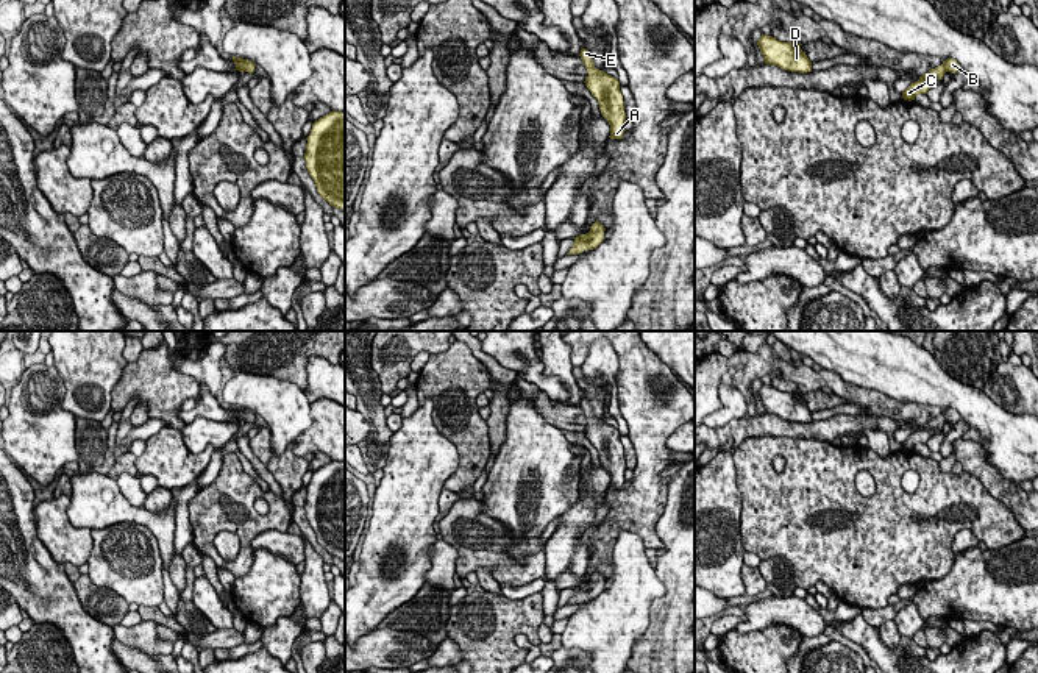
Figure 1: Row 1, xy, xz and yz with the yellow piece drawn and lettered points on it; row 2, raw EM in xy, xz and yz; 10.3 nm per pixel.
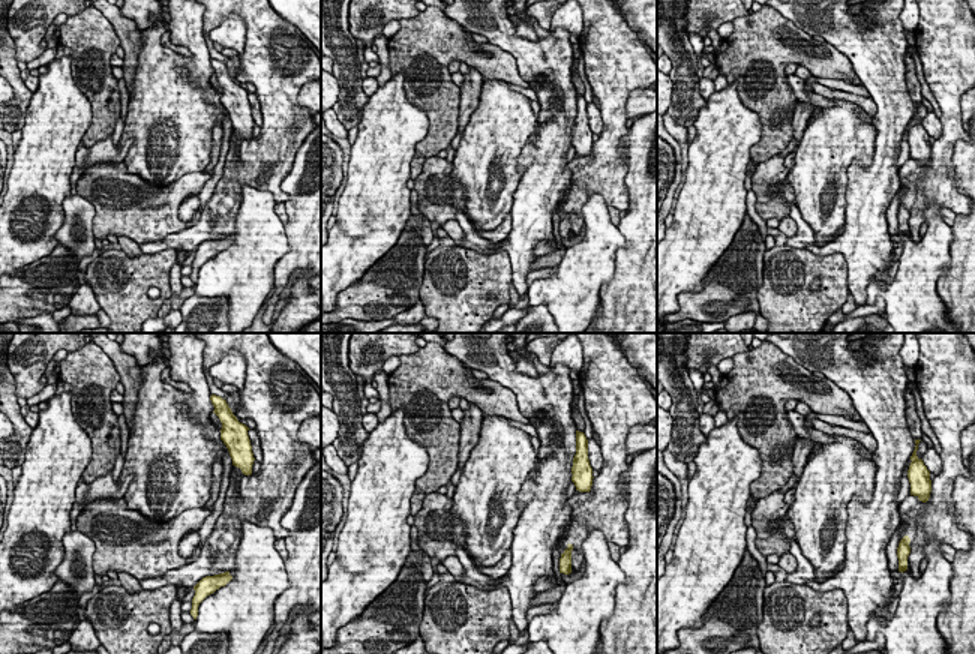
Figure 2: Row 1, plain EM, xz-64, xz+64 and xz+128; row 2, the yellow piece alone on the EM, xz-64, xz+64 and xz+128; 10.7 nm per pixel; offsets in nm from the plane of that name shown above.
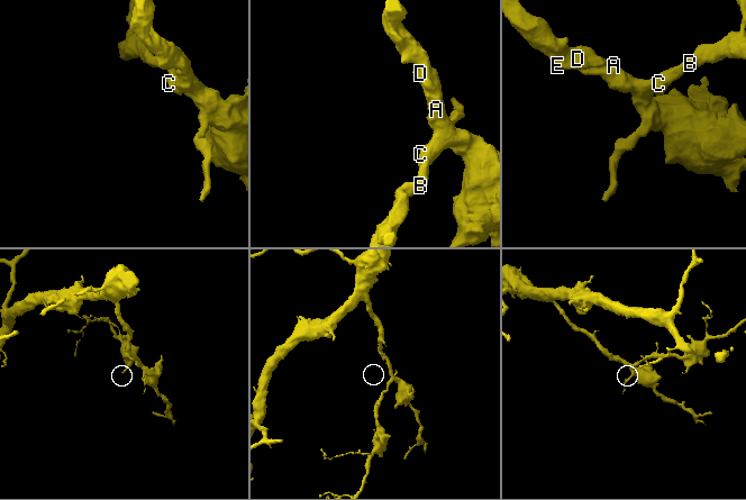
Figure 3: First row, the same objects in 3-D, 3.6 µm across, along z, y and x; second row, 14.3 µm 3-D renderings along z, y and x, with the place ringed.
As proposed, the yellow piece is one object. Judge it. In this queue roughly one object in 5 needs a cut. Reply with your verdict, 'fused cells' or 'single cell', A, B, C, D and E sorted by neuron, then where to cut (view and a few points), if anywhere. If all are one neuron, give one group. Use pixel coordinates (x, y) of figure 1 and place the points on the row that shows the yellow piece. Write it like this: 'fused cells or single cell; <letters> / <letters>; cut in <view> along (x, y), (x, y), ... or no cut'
single cell; A B C D E; no cut

